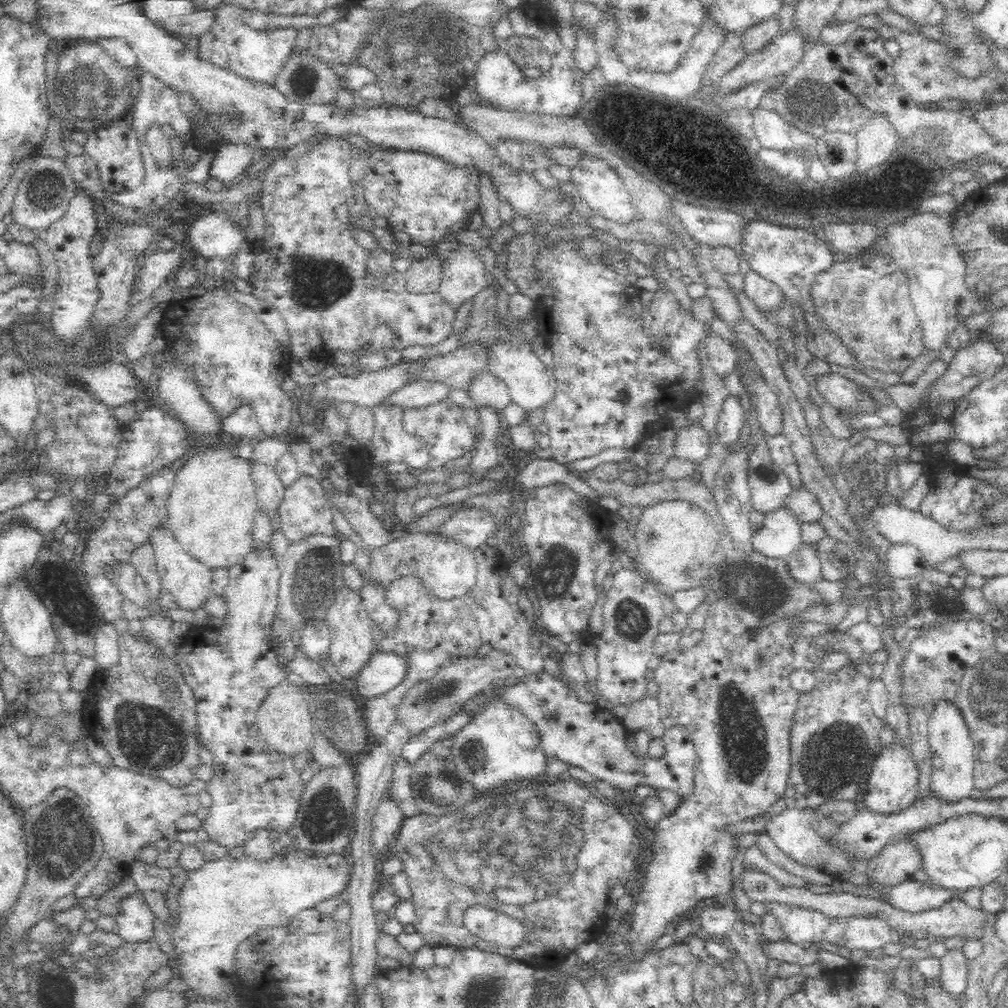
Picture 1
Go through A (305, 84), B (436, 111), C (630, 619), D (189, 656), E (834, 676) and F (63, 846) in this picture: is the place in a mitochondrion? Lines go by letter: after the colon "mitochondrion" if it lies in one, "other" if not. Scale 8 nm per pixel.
A: other
B: other
C: mitochondrion
D: other
E: other
F: mitochondrion

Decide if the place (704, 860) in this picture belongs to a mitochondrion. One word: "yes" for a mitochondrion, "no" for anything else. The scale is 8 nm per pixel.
yes

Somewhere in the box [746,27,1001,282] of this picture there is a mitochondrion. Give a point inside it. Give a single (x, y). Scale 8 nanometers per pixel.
(813, 101)

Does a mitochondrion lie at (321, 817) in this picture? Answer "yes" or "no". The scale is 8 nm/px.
yes

